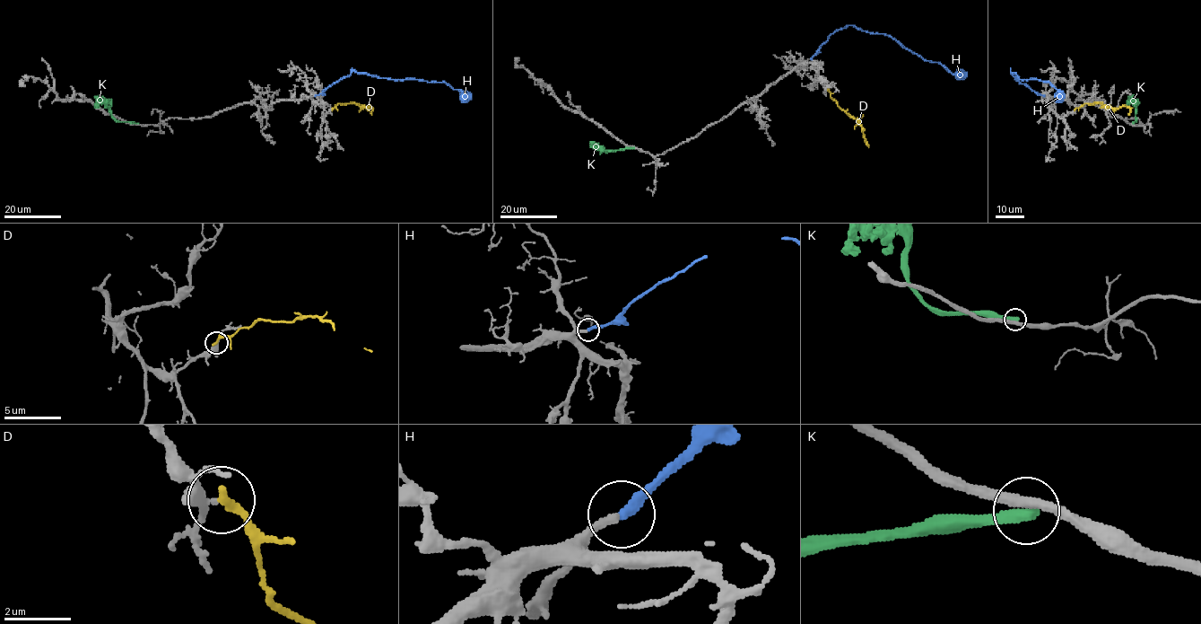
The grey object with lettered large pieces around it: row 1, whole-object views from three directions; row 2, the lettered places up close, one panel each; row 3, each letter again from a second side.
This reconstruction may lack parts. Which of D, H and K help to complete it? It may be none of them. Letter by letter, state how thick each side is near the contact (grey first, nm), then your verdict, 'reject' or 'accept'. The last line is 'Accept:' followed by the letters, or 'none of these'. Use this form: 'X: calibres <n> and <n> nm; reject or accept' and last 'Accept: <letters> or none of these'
D: calibres 260 and 280 nm; reject
H: calibres 240 and 320 nm; accept
K: calibres 320 and 360 nm; reject
Accept: H

